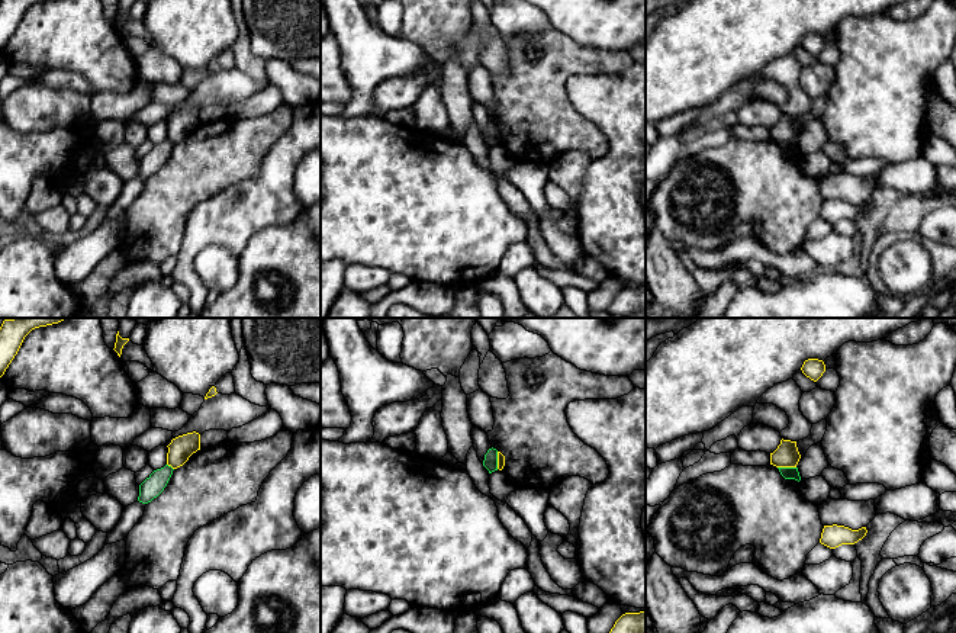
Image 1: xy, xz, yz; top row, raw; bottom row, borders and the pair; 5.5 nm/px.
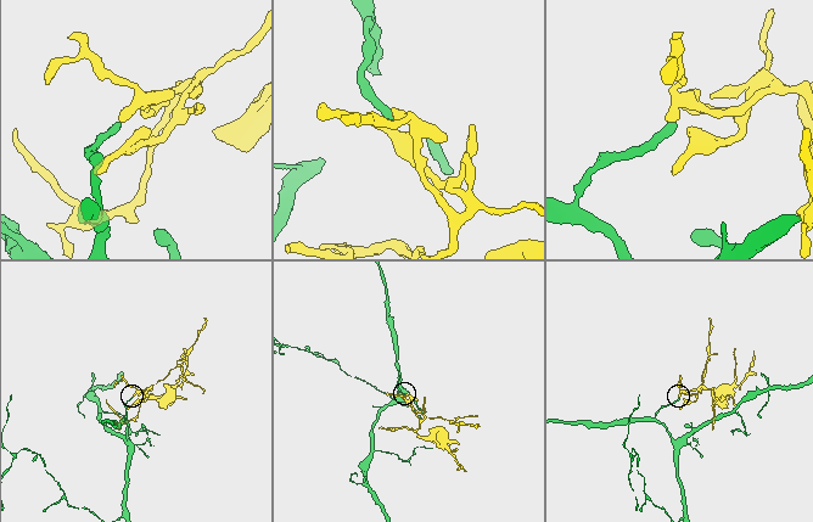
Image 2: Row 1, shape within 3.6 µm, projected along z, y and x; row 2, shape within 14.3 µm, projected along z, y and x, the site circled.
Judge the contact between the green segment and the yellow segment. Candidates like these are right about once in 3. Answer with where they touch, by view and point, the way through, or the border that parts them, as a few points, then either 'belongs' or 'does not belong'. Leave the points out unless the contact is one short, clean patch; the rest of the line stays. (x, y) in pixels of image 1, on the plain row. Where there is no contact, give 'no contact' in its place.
yz (786, 143) | along yz (778, 141), (795, 143) | does not belong

